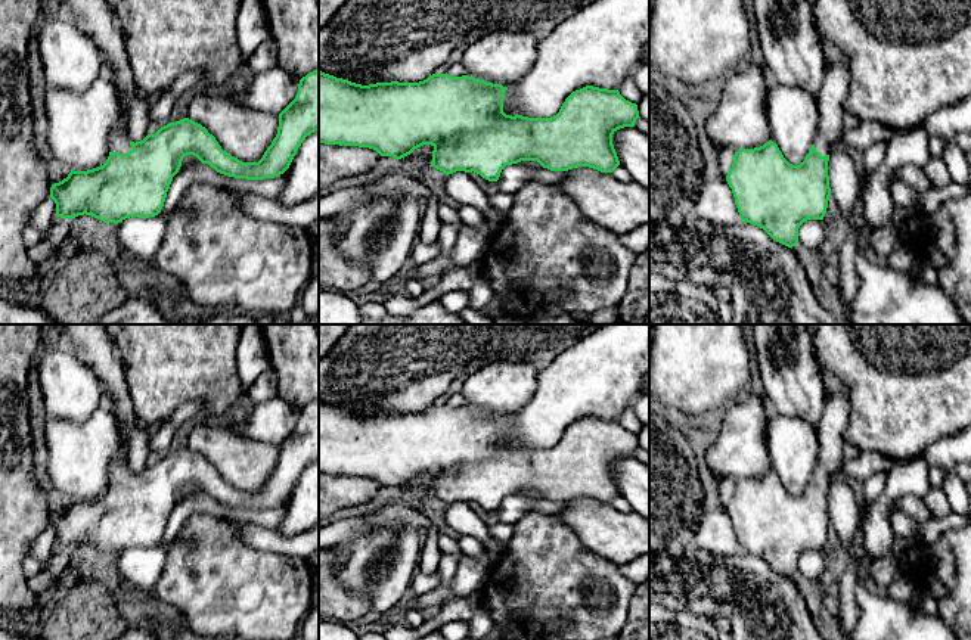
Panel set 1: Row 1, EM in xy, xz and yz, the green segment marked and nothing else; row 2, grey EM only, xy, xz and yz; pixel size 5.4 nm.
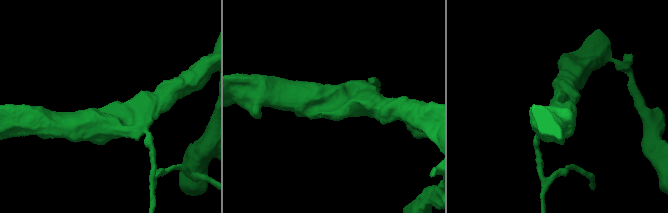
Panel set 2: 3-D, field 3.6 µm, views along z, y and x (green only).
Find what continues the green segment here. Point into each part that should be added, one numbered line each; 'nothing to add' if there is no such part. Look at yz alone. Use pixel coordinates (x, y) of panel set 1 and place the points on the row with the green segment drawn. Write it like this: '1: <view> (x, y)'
1: yz (833, 93)

